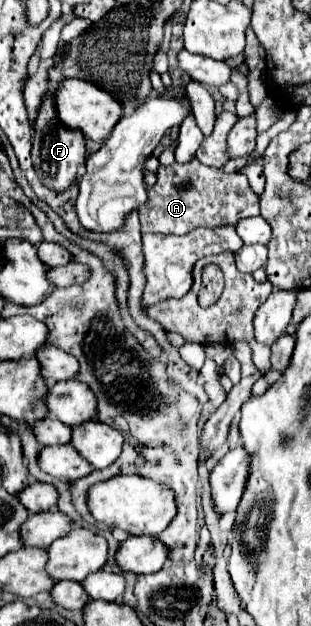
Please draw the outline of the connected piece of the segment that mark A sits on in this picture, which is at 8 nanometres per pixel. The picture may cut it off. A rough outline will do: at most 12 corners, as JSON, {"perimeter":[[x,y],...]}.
{"perimeter":[[196,156],[160,164],[142,234],[188,234],[260,214],[240,172]]}

